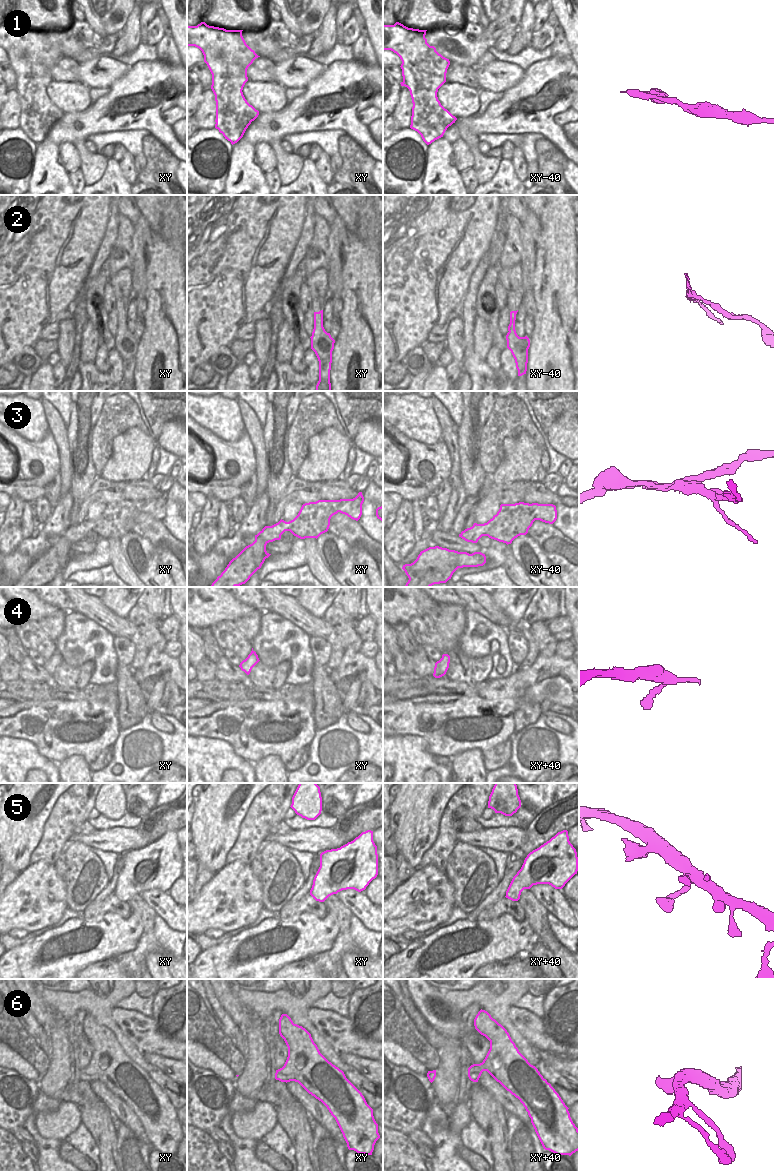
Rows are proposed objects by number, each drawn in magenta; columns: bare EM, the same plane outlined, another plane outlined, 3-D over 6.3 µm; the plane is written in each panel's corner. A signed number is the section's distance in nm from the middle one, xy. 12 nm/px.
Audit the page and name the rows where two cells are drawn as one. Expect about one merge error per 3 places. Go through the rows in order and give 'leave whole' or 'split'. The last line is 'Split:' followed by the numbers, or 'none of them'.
1: leave whole
2: split
3: split
4: leave whole
5: leave whole
6: leave whole
Split: 2, 3

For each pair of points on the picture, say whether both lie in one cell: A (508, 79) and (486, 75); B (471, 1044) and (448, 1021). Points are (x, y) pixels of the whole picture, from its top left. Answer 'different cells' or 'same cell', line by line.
A: same cell
B: same cell

